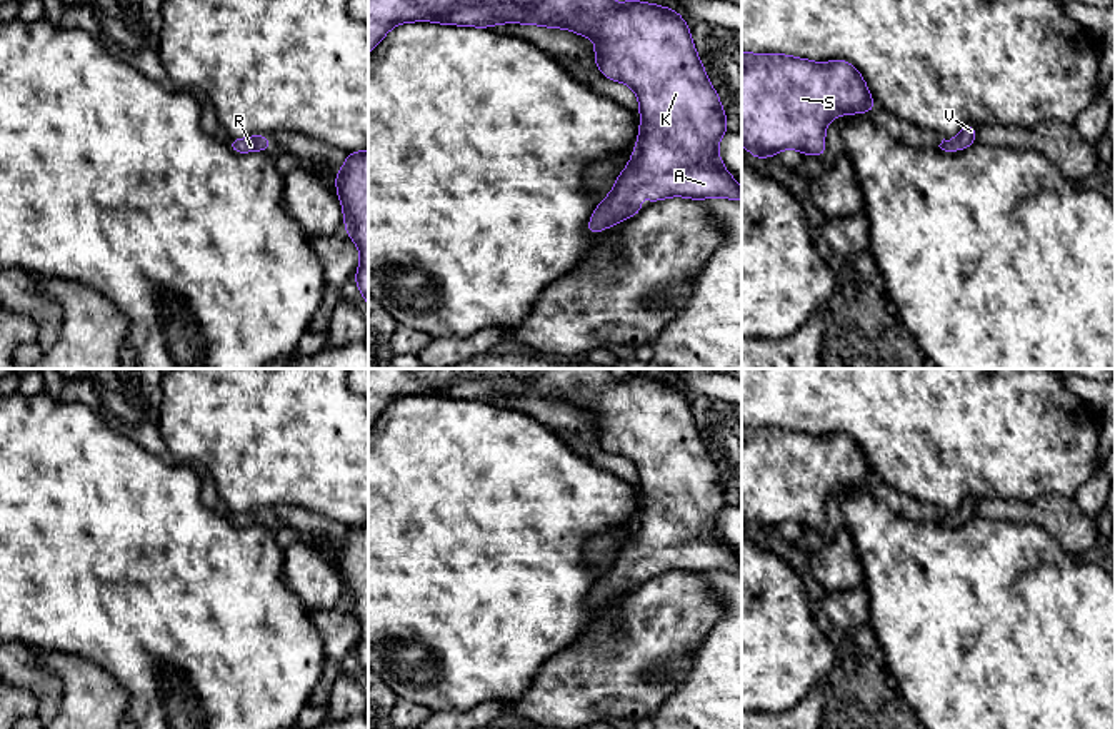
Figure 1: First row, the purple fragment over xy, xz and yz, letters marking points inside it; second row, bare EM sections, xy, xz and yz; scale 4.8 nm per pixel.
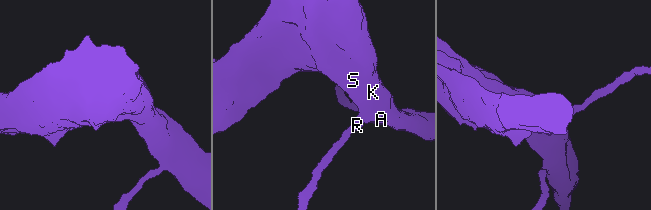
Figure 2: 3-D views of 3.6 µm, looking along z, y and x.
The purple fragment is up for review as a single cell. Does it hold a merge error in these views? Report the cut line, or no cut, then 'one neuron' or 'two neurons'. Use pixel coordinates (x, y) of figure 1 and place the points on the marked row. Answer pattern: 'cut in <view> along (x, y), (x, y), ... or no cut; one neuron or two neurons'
no cut; one neuron

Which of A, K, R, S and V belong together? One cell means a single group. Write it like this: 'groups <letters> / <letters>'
groups A K R S V

